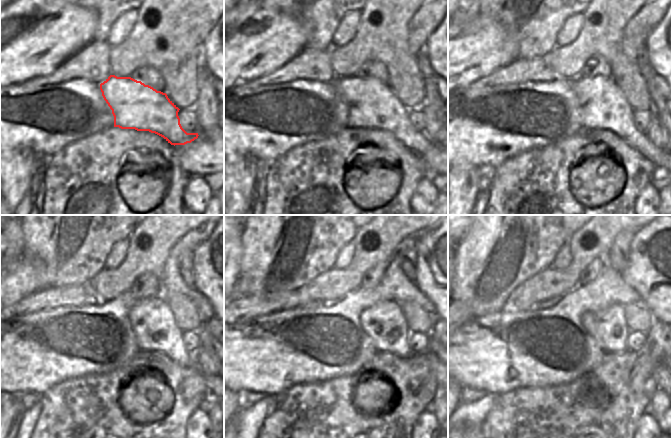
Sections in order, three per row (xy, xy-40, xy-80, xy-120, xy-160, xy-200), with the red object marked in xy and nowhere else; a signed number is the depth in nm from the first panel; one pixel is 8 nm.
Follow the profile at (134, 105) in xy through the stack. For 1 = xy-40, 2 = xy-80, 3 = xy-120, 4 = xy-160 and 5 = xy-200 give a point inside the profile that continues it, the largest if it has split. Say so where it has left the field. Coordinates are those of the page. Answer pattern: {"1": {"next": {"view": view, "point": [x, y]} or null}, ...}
{"1": {"next": {"view": "xy-40", "point": [372, 104]}}, "2": {"next": {"view": "xy-80", "point": [602, 105]}}, "3": {"next": {"view": "xy-120", "point": [152, 321]}}, "4": {"next": {"view": "xy-160", "point": [384, 323]}}, "5": {"next": {"view": "xy-200", "point": [609, 327]}}}

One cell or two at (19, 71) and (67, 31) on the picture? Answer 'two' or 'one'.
one

